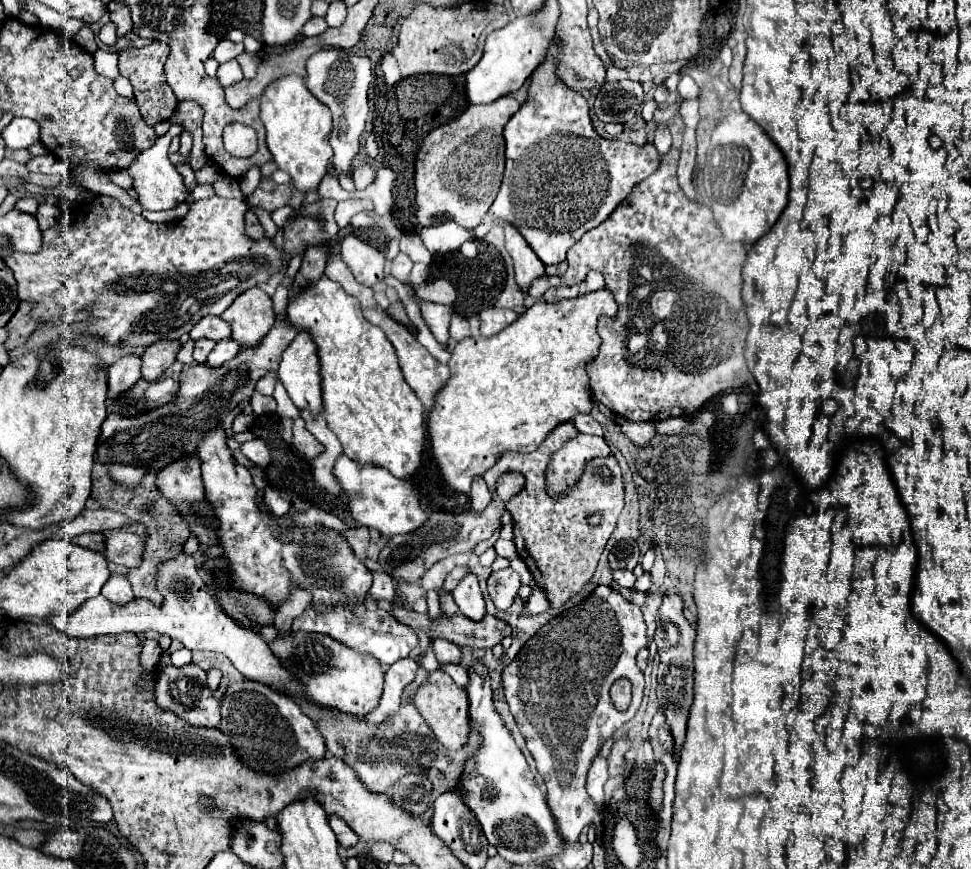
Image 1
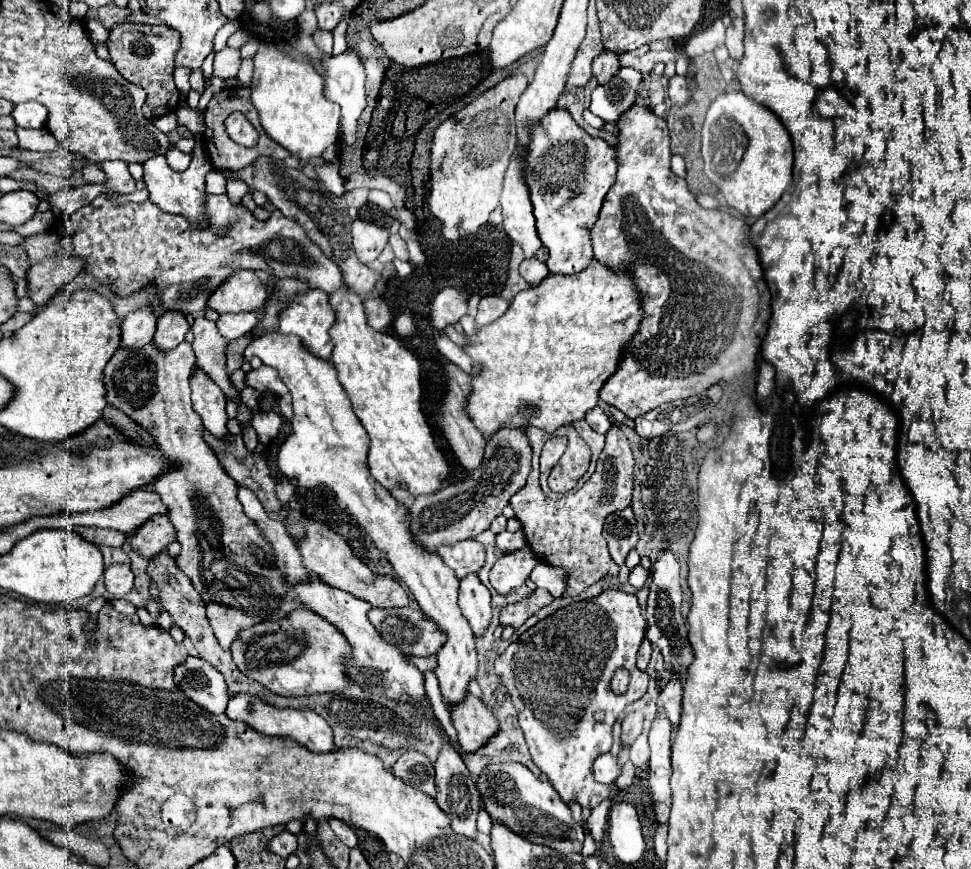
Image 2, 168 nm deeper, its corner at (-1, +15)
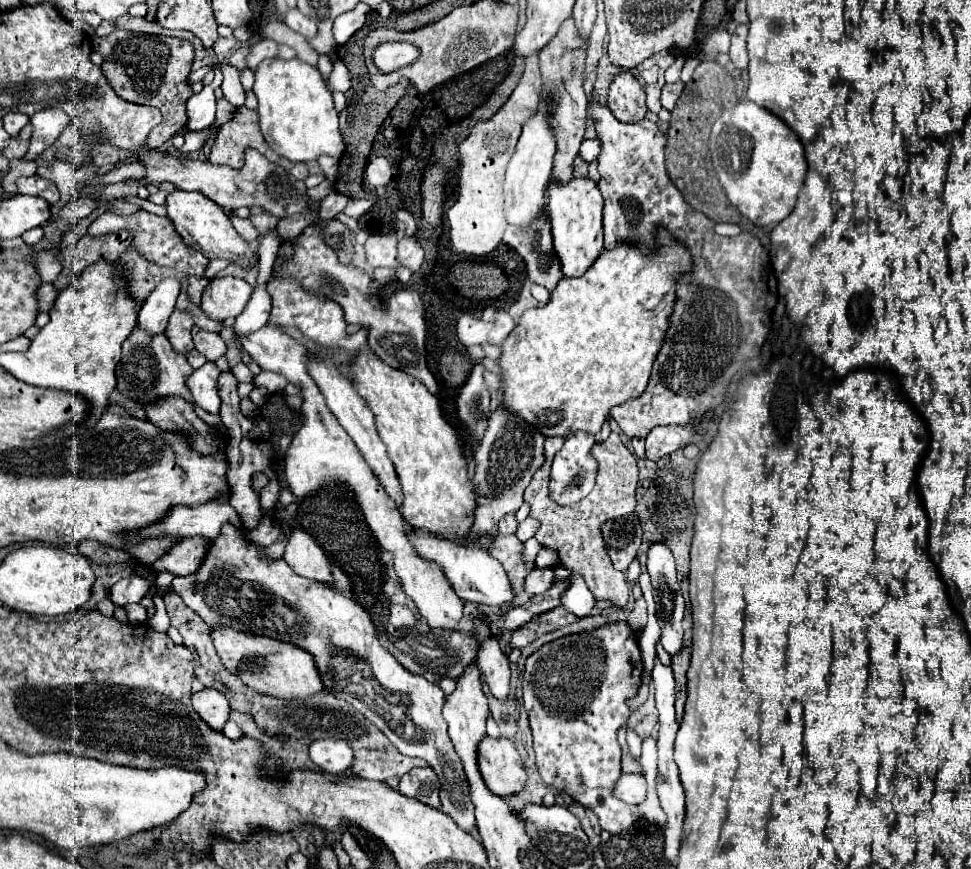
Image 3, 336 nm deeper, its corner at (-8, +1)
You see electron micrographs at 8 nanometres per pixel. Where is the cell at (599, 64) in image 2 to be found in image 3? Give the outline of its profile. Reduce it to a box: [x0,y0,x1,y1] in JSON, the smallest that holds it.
[607,72,645,122]

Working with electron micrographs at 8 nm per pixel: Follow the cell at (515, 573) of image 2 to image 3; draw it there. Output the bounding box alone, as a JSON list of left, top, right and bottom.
[525,568,555,596]

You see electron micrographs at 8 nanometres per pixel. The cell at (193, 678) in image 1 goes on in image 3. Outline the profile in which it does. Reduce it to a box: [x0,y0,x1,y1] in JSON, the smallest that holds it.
[191,690,229,730]

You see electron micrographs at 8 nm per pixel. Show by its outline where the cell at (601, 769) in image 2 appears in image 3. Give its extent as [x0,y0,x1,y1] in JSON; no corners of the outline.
[615,774,647,804]

